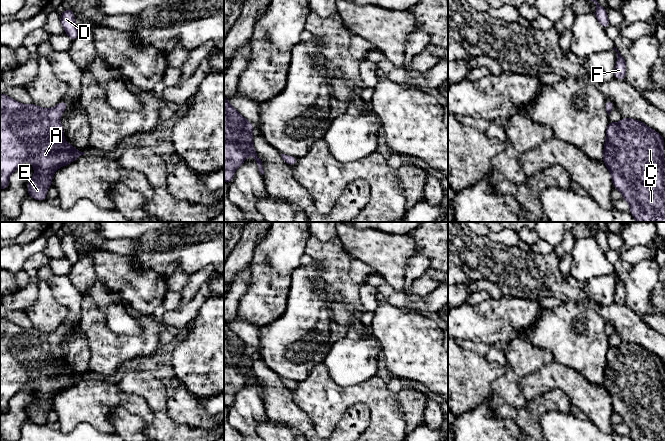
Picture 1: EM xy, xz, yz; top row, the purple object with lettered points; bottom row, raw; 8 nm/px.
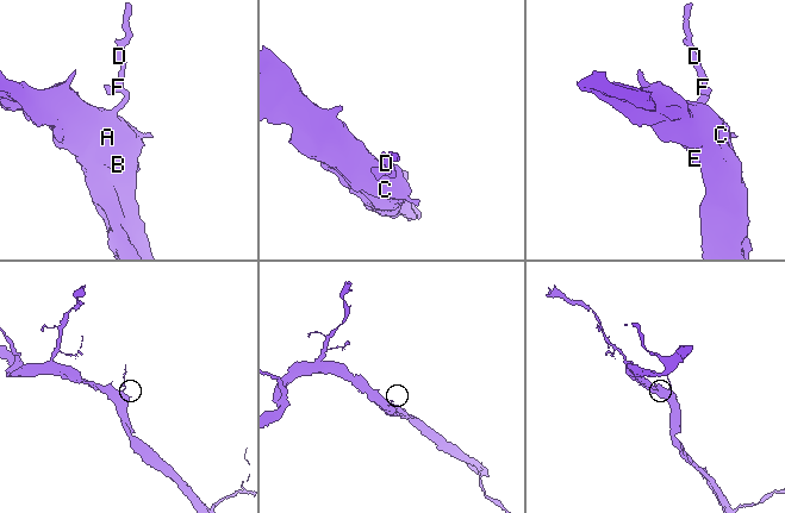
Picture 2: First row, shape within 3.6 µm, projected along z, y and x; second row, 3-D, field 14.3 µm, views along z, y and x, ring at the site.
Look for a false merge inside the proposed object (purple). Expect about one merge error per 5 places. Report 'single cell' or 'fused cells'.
single cell

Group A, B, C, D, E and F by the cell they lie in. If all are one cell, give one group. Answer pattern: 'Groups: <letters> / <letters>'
Groups: A B C D E F

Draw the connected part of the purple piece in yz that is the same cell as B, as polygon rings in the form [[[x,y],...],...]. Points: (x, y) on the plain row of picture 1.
[[[624,341],[618,347],[609,344],[603,386],[611,396],[613,411],[623,418],[633,441],[665,441],[664,362],[641,345]]]

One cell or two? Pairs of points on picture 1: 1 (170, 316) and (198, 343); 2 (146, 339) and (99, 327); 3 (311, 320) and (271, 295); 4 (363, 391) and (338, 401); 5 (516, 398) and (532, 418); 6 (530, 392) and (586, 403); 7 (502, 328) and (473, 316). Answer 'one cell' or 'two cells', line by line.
1: two cells
2: one cell
3: two cells
4: one cell
5: two cells
6: one cell
7: one cell

